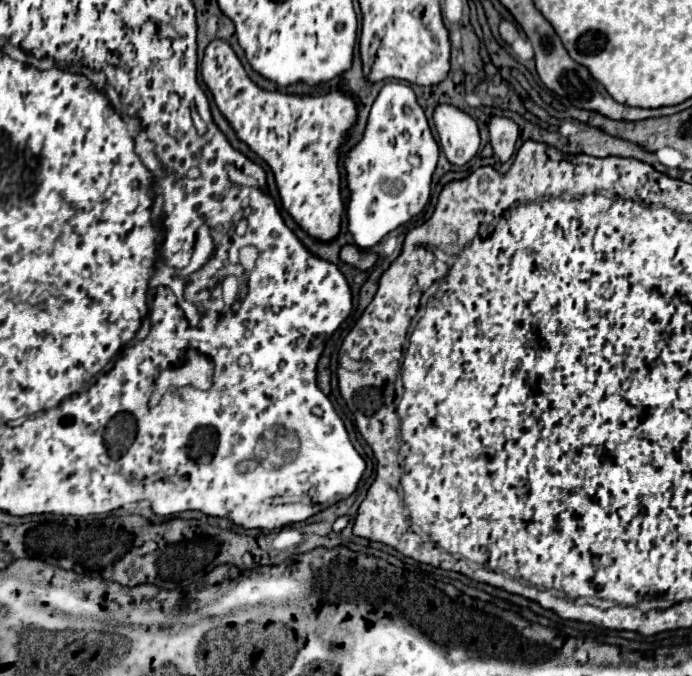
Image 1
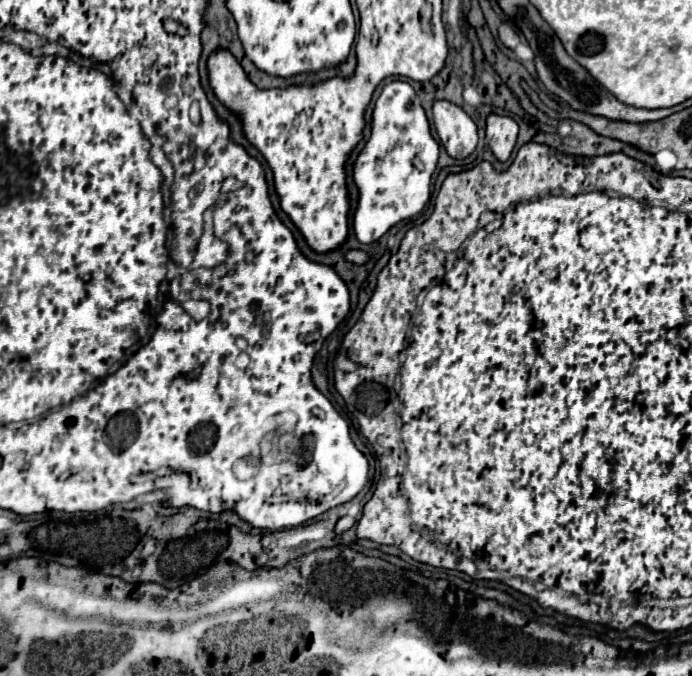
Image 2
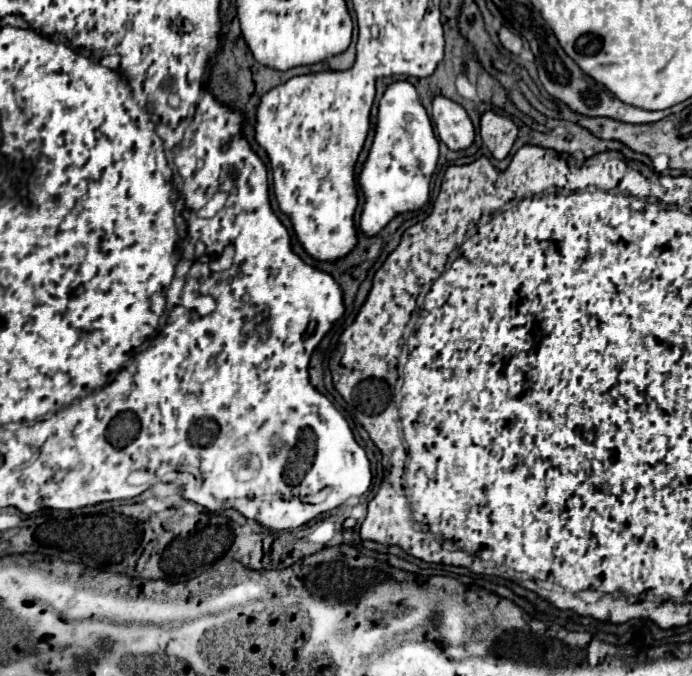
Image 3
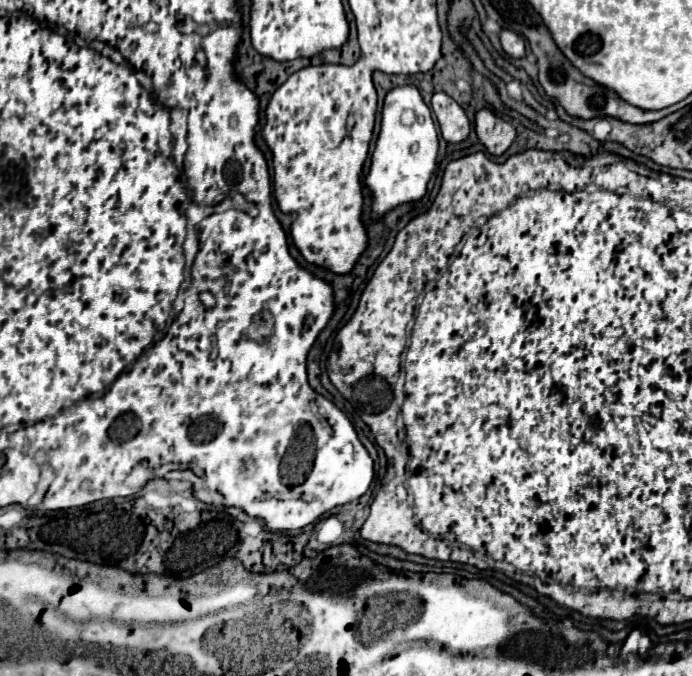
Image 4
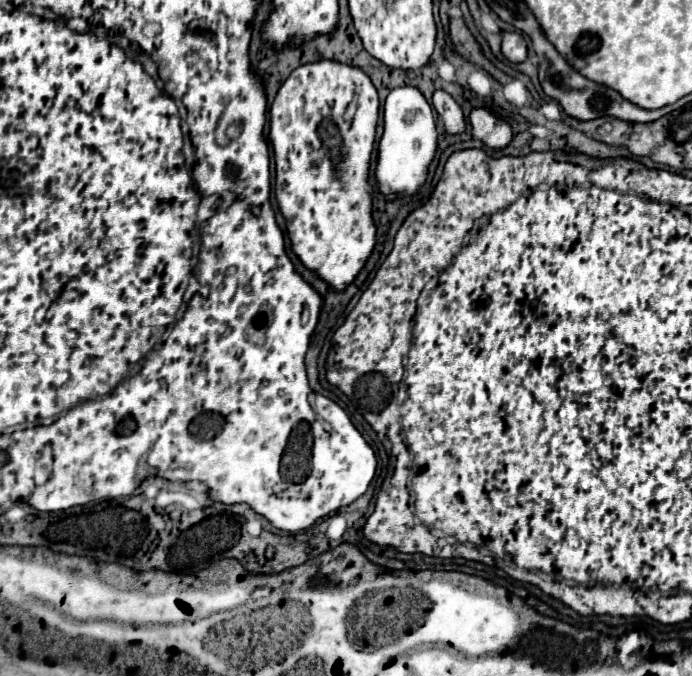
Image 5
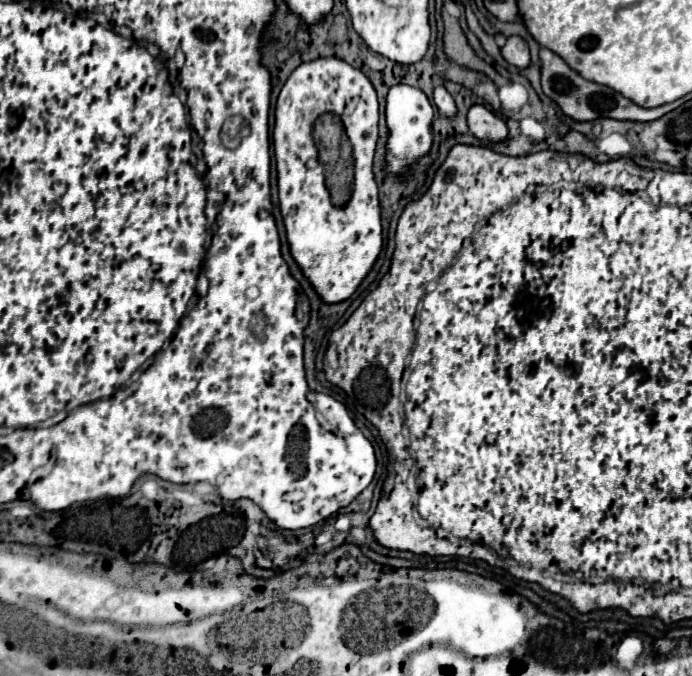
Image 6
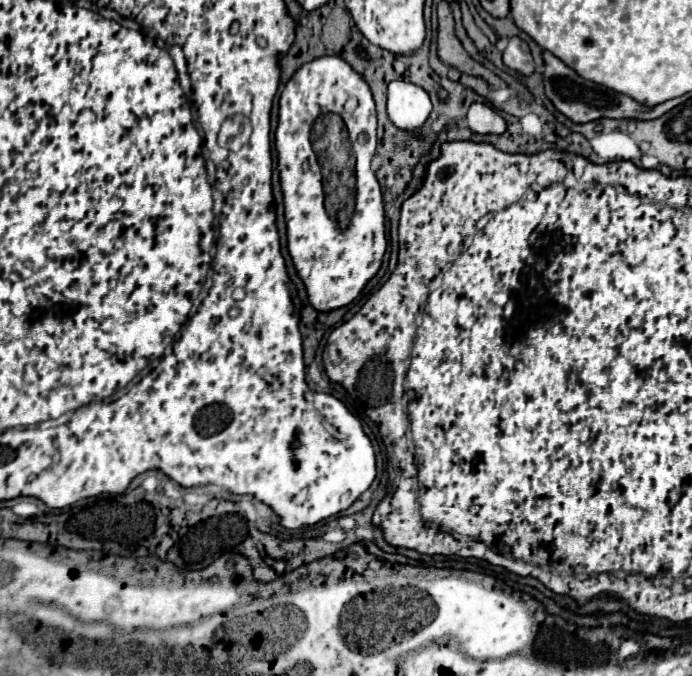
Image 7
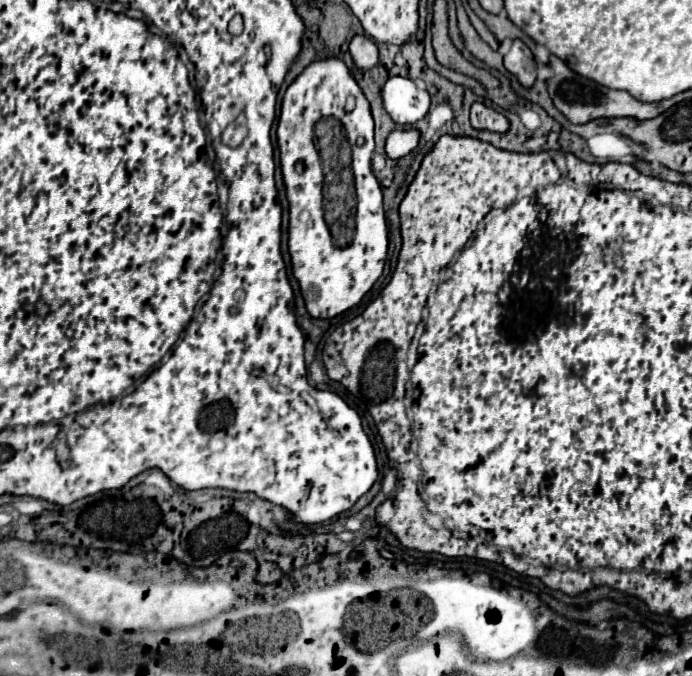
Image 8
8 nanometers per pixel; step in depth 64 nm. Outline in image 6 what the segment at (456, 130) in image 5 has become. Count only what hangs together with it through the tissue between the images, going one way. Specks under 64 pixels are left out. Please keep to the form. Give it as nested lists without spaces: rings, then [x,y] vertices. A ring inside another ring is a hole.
[[[438,86],[438,88],[434,90],[434,104],[436,104],[438,112],[444,114],[444,116],[448,116],[448,118],[454,118],[454,116],[458,114],[456,104],[454,104],[454,98],[446,92],[444,86]]]

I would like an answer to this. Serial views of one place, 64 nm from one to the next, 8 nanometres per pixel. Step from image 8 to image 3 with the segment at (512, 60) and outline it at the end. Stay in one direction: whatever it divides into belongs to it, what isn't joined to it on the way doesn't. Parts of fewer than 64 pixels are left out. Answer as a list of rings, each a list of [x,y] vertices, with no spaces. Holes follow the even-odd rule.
[[[502,26],[498,34],[500,34],[500,44],[502,44],[508,52],[518,54],[518,52],[522,50],[522,40],[520,40],[520,36],[518,36],[518,34],[510,32],[506,26]]]

